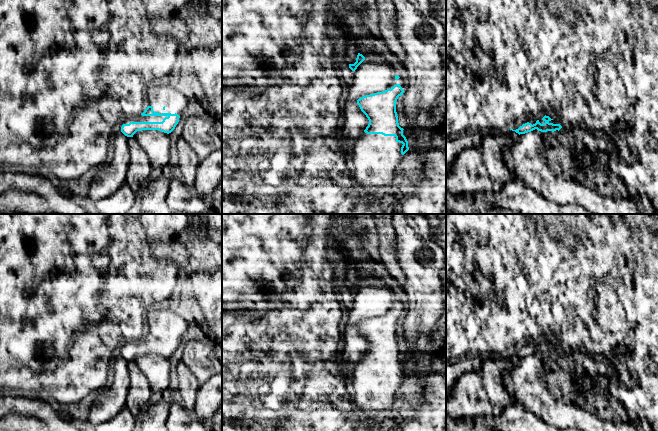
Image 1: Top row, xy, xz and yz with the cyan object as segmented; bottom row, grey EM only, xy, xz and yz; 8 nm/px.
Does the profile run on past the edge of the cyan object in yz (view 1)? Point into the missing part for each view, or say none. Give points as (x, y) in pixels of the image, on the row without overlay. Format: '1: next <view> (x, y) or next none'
1: next none

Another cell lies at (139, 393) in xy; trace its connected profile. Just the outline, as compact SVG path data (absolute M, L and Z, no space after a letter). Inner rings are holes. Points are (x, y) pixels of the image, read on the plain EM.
M127 361L127 368L130 375L130 386L126 407L137 418L143 413L153 392L147 378L133 361Z

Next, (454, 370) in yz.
M468 357L455 362L446 362L446 399L459 378L467 372L478 372L483 360L481 357Z

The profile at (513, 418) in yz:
M511 405L497 416L476 416L473 428L485 424L491 431L557 431L535 414L519 405Z

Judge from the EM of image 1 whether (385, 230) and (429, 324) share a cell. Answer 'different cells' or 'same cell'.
different cells

